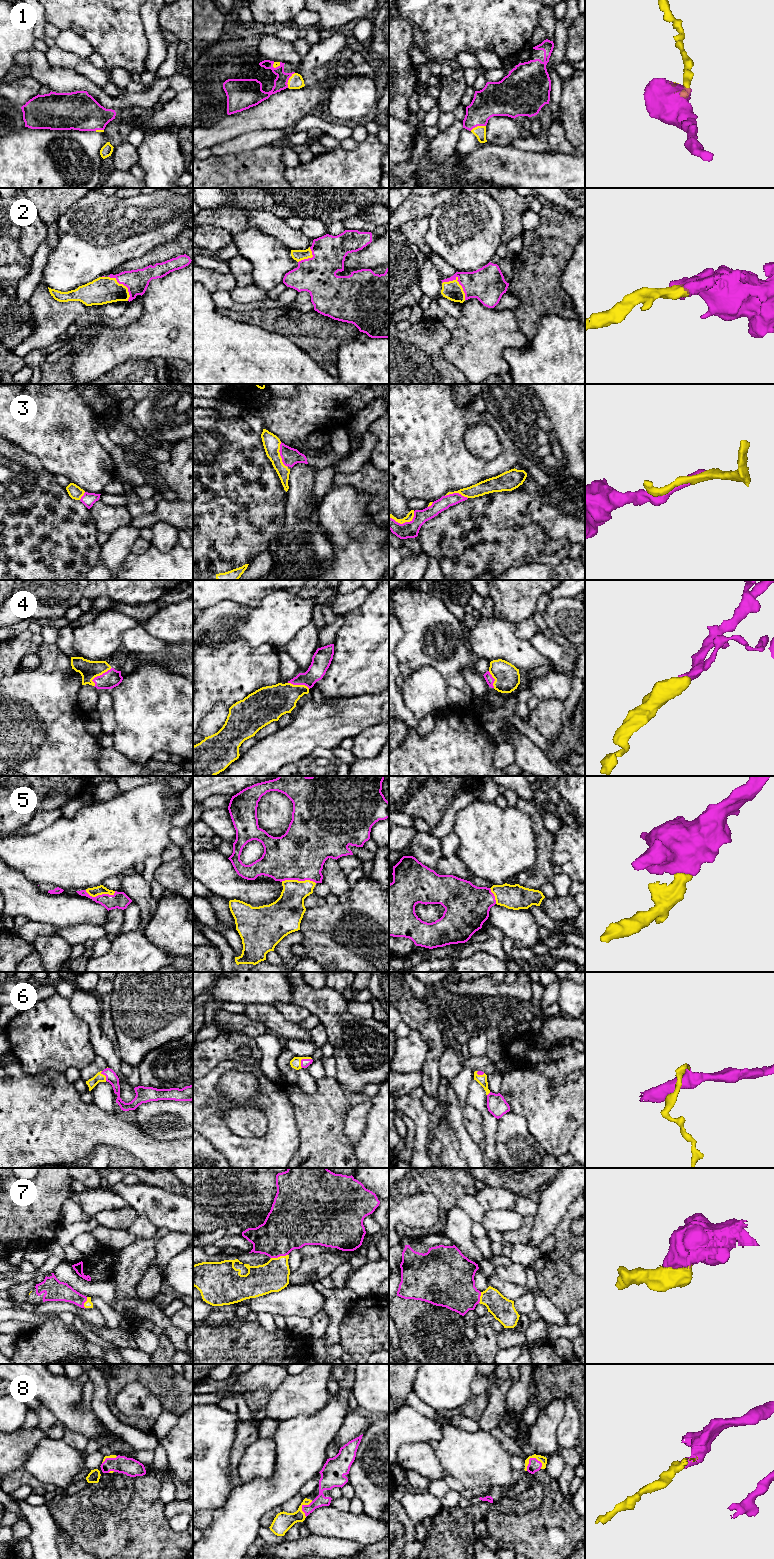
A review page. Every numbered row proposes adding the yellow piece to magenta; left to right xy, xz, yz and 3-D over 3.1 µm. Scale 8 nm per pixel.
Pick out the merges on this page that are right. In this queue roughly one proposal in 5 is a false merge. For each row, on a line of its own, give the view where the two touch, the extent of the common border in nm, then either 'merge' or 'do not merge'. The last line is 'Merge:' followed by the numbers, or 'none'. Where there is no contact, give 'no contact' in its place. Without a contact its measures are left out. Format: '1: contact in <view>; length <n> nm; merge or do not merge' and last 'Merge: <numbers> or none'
1: contact in xz; length 140 nm; merge
2: contact in yz; length 240 nm; merge
3: contact in xz; length 220 nm; merge
4: contact in xy; length 200 nm; merge
5: contact in xz; length 280 nm; merge
6: contact in xz; length 120 nm; merge
7: contact in xz; length 140 nm; merge
8: contact in yz; length 150 nm; merge
Merge: 1, 2, 3, 4, 5, 6, 7, 8

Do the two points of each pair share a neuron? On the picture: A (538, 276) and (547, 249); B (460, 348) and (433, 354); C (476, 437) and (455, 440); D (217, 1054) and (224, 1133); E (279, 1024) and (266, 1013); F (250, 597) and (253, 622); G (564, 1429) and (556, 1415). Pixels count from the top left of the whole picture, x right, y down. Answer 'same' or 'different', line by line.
A: same
B: different
C: different
D: different
E: same
F: different
G: different

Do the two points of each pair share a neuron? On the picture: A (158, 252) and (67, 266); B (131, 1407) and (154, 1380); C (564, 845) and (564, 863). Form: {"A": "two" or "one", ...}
{"A": "two", "B": "two", "C": "one"}

